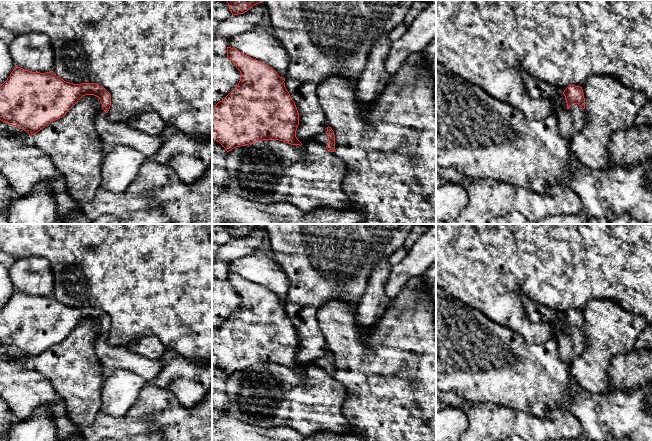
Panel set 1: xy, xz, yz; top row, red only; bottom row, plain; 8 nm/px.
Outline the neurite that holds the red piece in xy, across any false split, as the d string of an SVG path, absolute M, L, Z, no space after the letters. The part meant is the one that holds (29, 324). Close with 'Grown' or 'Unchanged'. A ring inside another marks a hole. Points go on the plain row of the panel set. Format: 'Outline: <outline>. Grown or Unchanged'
Outline: M15 290L7 304L0 309L0 344L17 350L30 360L45 352L51 346L62 342L85 319L99 322L102 333L95 342L95 354L106 375L117 369L131 371L147 382L152 382L162 368L160 359L149 359L133 353L127 347L112 346L107 337L111 330L111 319L95 307L73 308L56 300L53 295L32 296Z. Grown

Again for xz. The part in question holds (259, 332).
Outline: M227 271L227 281L240 295L238 309L212 333L212 362L227 376L256 365L279 364L291 369L302 369L296 361L299 337L285 311L285 302L265 287Z. Unchanged

